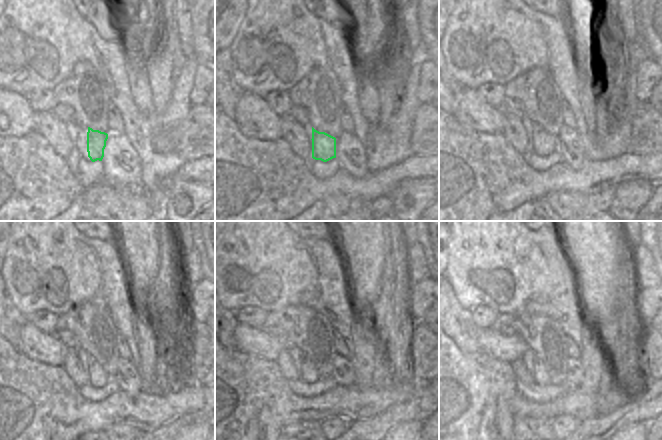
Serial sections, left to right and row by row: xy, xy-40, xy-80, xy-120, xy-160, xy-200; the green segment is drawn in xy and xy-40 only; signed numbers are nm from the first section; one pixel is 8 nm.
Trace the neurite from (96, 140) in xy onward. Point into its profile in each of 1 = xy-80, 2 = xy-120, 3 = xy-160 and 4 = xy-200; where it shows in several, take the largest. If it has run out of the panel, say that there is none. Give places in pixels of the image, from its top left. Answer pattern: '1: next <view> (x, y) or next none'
1: next xy-80 (545, 144)
2: next xy-120 (98, 377)
3: next xy-160 (312, 373)
4: next xy-200 (540, 375)

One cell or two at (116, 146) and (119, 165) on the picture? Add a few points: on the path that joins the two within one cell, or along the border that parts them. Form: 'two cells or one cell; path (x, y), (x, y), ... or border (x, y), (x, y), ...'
one cell; path (119, 151), (119, 160)

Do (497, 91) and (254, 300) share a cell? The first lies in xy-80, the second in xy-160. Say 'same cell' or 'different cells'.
different cells

